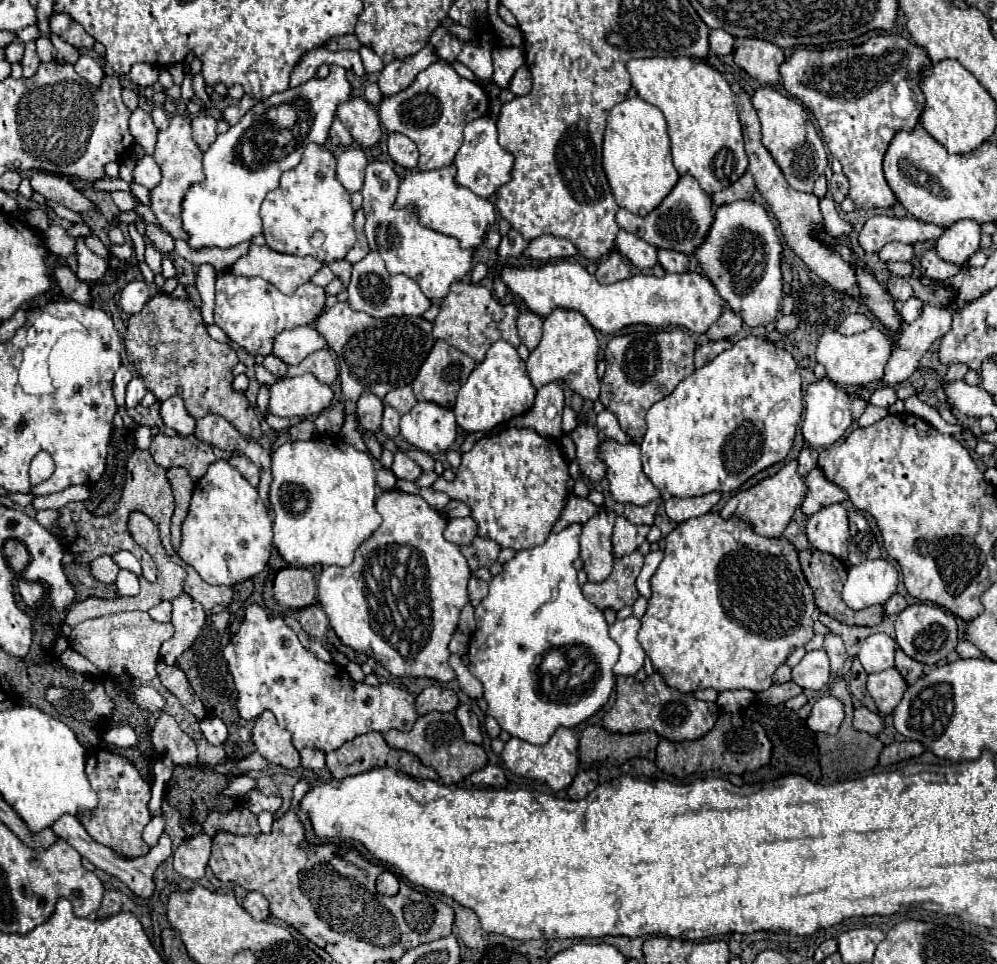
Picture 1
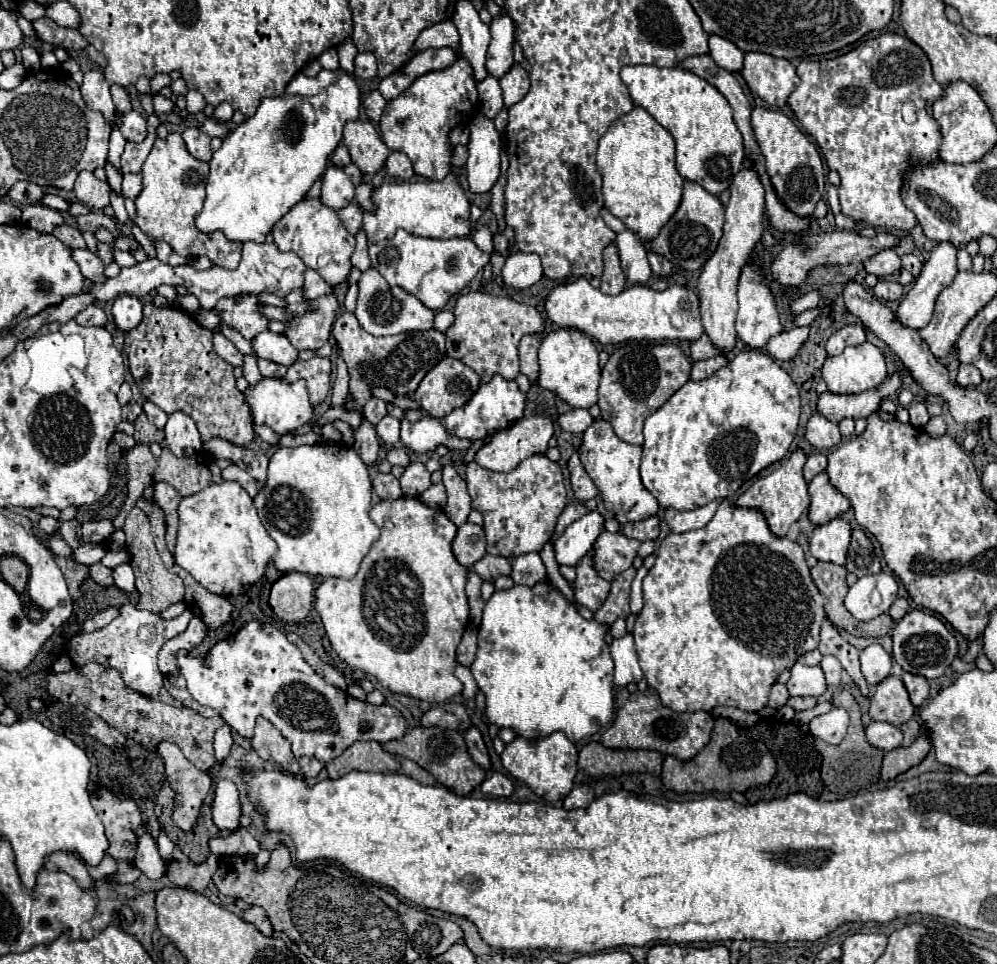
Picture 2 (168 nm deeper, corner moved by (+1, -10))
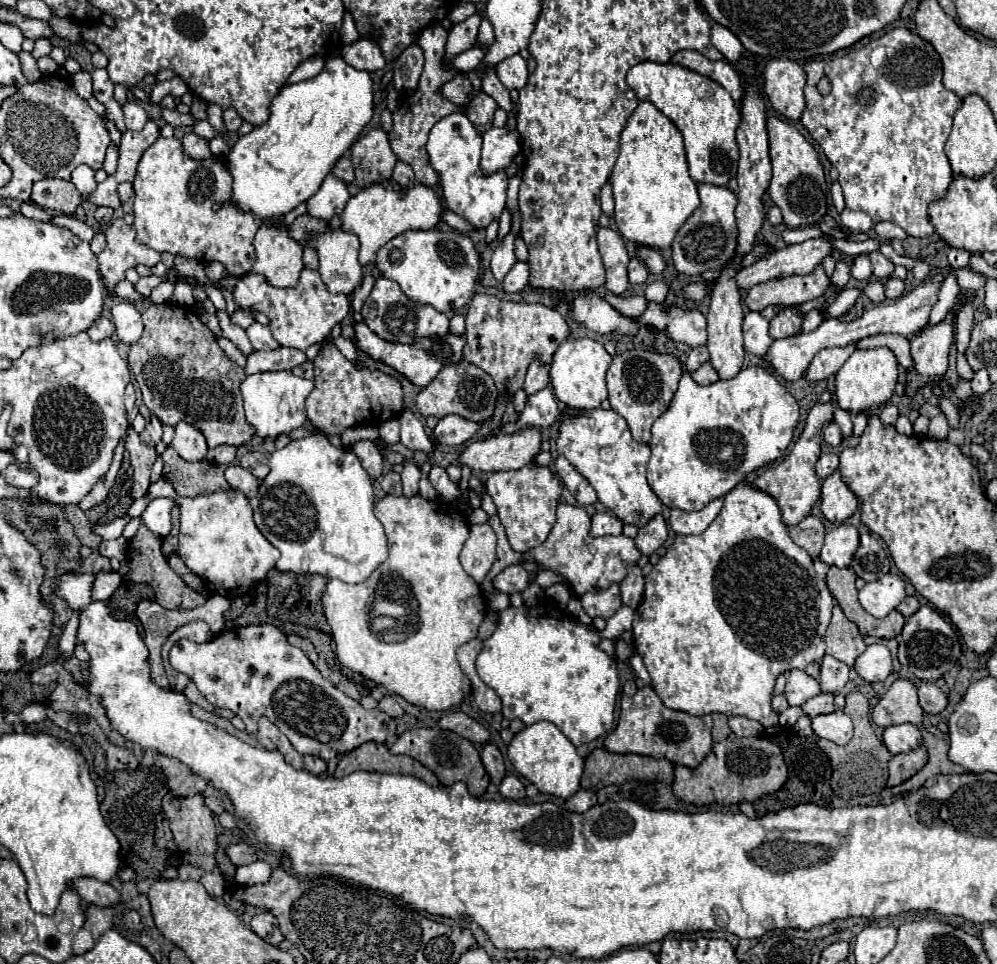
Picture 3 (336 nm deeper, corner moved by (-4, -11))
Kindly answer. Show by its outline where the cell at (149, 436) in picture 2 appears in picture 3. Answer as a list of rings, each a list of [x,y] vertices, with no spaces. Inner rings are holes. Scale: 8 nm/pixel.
[[[149,415],[147,417],[147,425],[145,425],[143,433],[141,433],[141,441],[147,443],[147,445],[151,445],[151,447],[155,447],[161,441],[161,435],[163,435],[161,421],[155,415]]]

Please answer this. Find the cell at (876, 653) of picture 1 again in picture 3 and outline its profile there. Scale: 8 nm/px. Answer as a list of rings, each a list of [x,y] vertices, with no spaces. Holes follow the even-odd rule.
[[[881,643],[875,645],[867,645],[865,653],[857,659],[855,663],[855,671],[867,681],[867,683],[877,683],[877,681],[885,681],[891,671],[891,655],[889,649]]]

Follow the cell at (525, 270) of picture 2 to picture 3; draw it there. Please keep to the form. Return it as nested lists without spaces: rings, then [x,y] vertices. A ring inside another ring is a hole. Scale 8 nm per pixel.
[[[517,261],[509,273],[503,279],[503,289],[505,293],[519,293],[529,285],[529,275],[531,275],[531,267],[527,261]]]

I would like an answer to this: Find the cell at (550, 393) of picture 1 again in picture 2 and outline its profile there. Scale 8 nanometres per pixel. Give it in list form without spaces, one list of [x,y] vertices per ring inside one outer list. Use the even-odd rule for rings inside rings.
[[[534,414],[528,418],[520,418],[514,426],[508,426],[506,430],[500,430],[494,434],[494,438],[484,444],[476,454],[474,460],[492,472],[510,472],[514,470],[522,460],[534,456],[534,454],[544,454],[548,448],[548,440],[552,438],[554,432],[554,422],[548,416],[542,414]]]

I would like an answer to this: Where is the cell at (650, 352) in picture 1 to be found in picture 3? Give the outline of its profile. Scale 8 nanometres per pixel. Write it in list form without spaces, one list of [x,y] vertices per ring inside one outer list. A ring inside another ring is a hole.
[[[629,349],[613,357],[613,363],[607,371],[609,403],[611,403],[611,409],[627,421],[635,441],[647,443],[651,439],[651,425],[659,415],[663,415],[663,411],[667,411],[683,371],[685,369],[679,357],[671,353]]]

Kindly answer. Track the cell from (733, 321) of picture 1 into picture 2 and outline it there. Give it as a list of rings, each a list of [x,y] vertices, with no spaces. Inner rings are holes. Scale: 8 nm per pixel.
[[[702,334],[696,342],[692,342],[690,346],[690,356],[692,360],[706,360],[706,358],[712,358],[712,356],[718,356],[720,352],[714,348],[714,344],[710,342],[710,338],[706,334]]]

